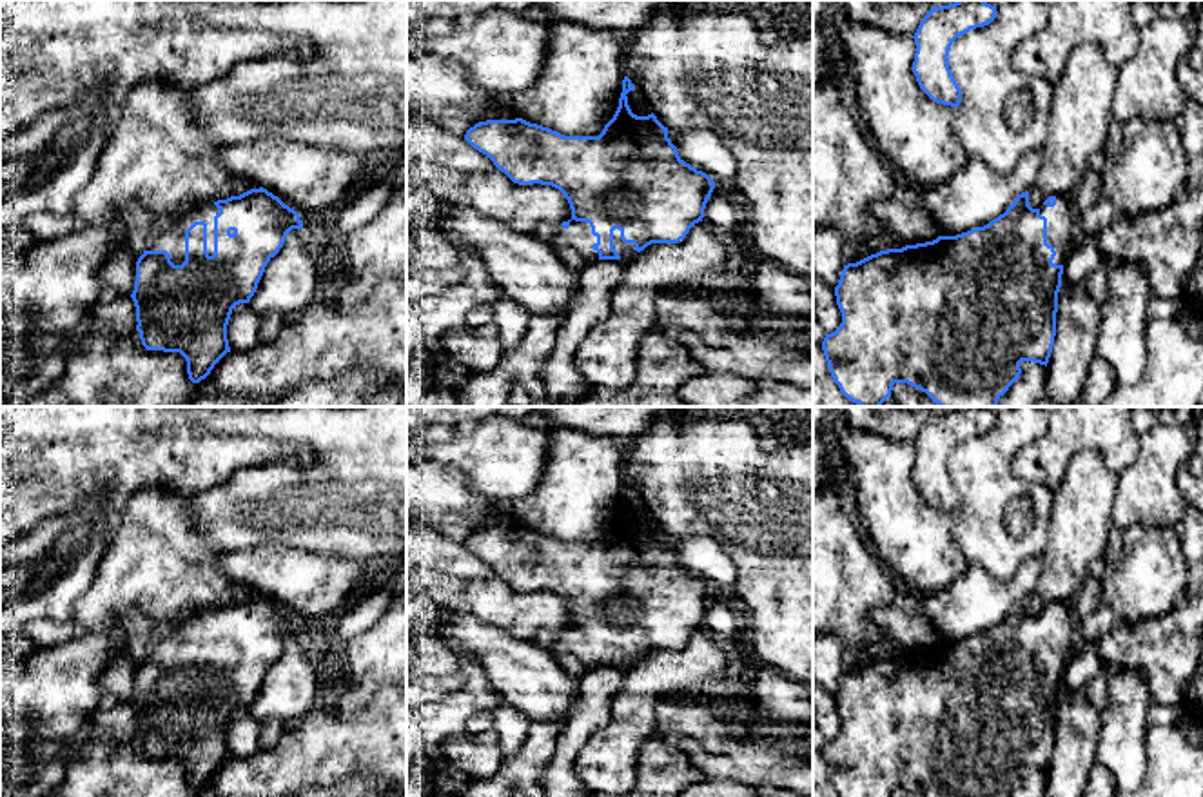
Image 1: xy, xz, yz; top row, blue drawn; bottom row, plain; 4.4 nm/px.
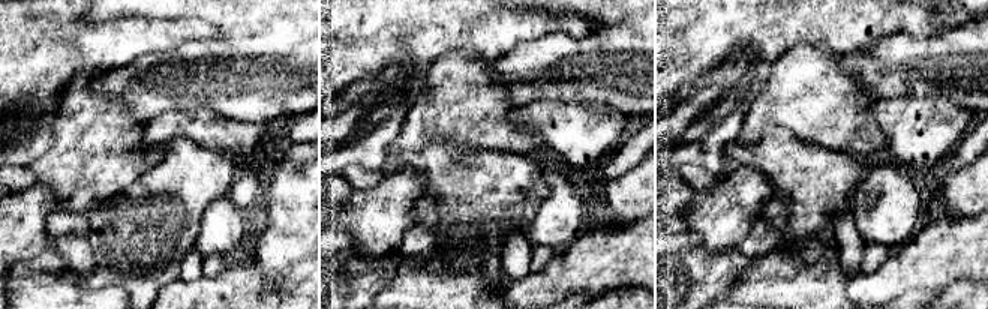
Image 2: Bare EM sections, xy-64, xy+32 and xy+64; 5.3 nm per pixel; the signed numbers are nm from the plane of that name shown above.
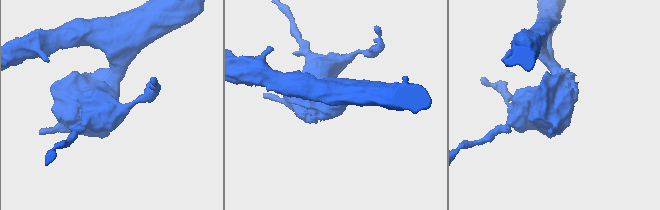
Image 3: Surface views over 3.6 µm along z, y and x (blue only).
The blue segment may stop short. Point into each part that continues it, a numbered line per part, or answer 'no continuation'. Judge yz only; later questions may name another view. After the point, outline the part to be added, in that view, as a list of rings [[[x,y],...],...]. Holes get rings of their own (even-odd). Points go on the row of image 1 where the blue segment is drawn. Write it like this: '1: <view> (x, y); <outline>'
1: yz (1062, 220); [[[1056,196],[1056,205],[1042,205],[1040,214],[1047,218],[1047,243],[1056,251],[1052,263],[1065,265],[1078,223],[1071,198]]]

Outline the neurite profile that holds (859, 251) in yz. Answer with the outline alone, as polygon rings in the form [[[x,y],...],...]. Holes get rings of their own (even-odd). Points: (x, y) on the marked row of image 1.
[[[887,236],[871,243],[855,243],[855,245],[847,245],[847,252],[846,252],[846,265],[847,263],[856,263],[871,254],[876,254],[880,251],[887,251],[887,249],[902,249],[905,247],[905,243],[896,238],[896,236]]]

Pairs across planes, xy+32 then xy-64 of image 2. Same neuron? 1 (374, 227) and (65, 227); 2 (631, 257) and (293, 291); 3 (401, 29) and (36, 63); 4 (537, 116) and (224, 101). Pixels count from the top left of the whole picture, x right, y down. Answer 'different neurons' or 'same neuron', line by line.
1: different neurons
2: same neuron
3: same neuron
4: different neurons

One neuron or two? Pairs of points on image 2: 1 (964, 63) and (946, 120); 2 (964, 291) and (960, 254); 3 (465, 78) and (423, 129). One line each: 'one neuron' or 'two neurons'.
1: two neurons
2: two neurons
3: one neuron

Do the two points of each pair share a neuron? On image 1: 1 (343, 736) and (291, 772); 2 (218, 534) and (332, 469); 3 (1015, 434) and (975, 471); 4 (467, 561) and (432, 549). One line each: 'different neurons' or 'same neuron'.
1: same neuron
2: same neuron
3: same neuron
4: same neuron

